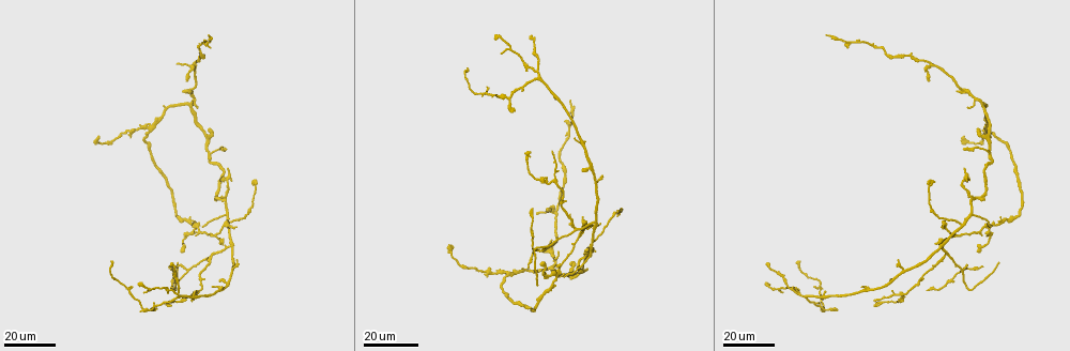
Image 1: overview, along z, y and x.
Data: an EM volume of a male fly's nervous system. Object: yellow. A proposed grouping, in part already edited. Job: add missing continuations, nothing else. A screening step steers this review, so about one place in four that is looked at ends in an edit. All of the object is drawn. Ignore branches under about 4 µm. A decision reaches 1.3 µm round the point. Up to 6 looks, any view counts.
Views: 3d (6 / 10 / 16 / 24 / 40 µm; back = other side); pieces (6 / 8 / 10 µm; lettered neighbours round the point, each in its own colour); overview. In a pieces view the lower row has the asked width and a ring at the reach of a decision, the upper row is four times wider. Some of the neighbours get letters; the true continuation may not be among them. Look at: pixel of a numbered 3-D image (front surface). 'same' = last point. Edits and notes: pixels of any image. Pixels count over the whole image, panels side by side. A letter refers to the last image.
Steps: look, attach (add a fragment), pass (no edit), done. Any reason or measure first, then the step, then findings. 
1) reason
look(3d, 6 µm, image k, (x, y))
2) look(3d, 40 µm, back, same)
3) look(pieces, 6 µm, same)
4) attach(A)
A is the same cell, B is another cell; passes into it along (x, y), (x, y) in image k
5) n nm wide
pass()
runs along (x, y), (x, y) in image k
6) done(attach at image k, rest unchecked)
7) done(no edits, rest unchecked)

long arm stops here
look(3d, 16 µm, image 1, (1000, 263))

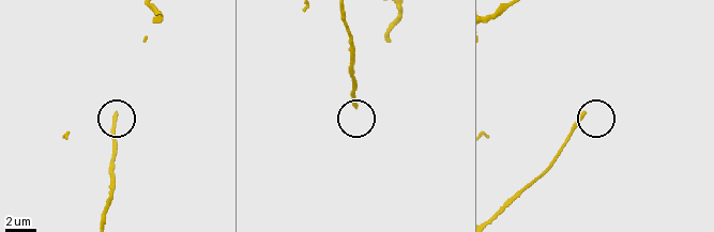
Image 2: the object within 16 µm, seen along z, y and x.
look(pieces, 10 µm, image 2, (583, 114))

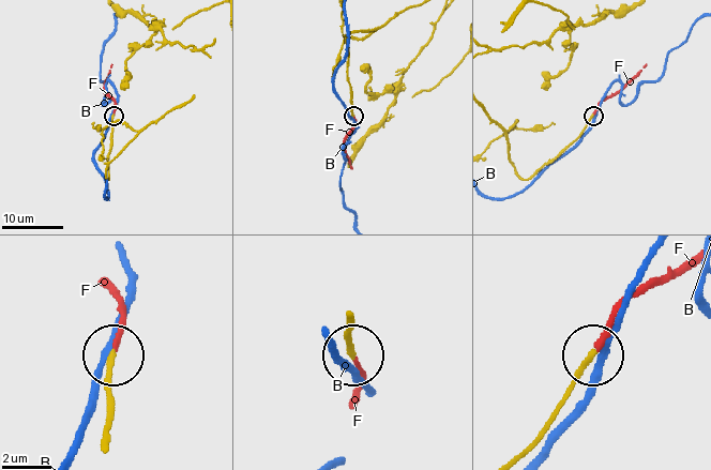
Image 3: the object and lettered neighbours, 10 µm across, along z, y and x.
attach(F)
F is the same cell, B is another cell; passes into it along (581, 131), (598, 105), (622, 89), (646, 64) in image 3; the neuron continues

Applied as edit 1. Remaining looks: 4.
branch stops here
look(3d, 16 µm, image 1, (542, 262))

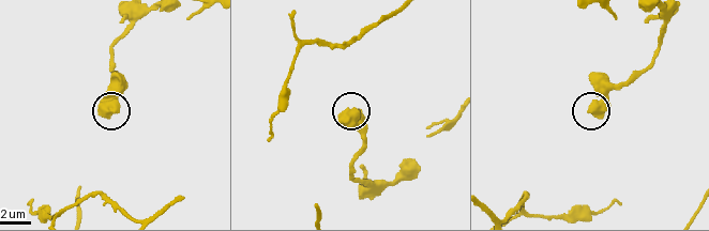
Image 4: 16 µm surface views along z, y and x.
look(pieces, 6 µm, image 4, (594, 114))

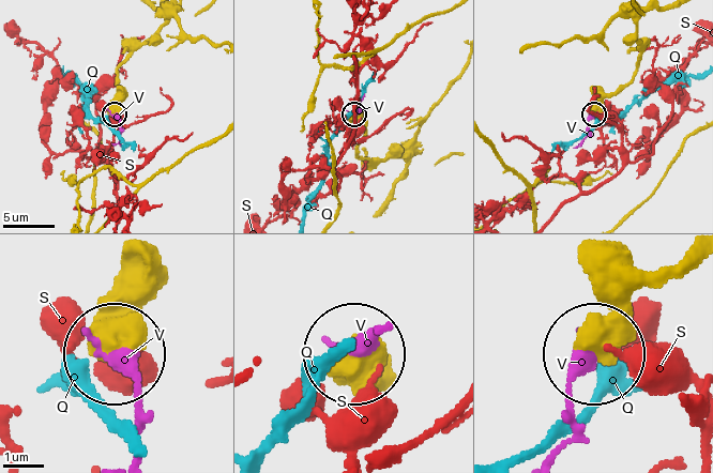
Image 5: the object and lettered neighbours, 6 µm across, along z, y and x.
680 nm wide
pass()
Q, S and V are other cells; runs along (683, 259), (594, 348) in image 5; none of them fits

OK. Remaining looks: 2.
tapers out
look(3d, 16 µm, image 1, (571, 102))

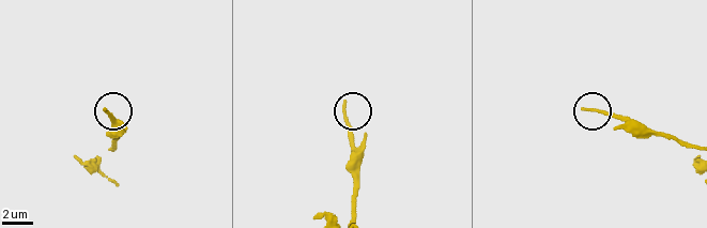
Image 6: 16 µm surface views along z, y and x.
see the neighbours
look(pieces, 10 µm, image 6, (343, 104))

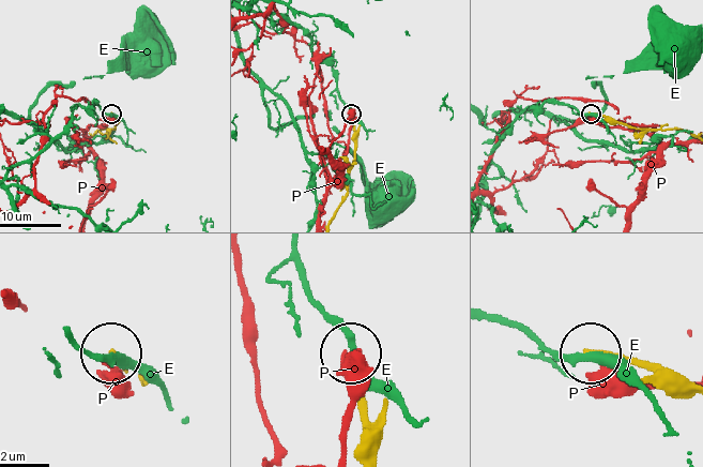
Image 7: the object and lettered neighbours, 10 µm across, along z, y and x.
180 nm wide
pass()
E and P are other cells; runs along (689, 396), (676, 394), (646, 370), (593, 353) in image 7; no lettered fragment goes on from it

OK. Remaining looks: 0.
done(attach at image 3, rest unchecked)

